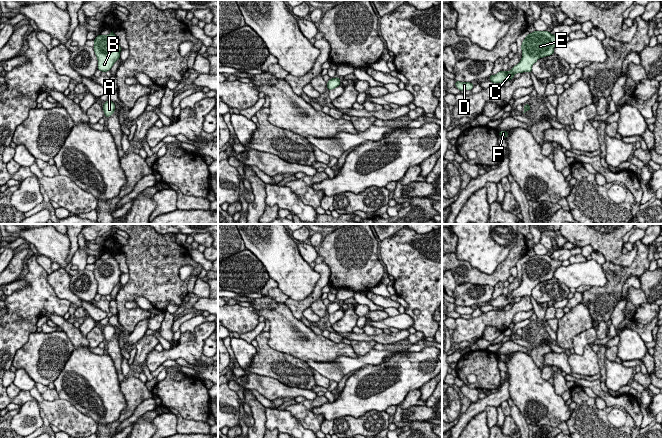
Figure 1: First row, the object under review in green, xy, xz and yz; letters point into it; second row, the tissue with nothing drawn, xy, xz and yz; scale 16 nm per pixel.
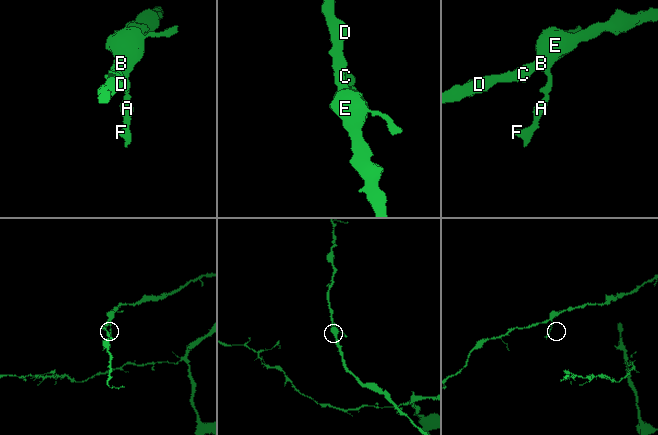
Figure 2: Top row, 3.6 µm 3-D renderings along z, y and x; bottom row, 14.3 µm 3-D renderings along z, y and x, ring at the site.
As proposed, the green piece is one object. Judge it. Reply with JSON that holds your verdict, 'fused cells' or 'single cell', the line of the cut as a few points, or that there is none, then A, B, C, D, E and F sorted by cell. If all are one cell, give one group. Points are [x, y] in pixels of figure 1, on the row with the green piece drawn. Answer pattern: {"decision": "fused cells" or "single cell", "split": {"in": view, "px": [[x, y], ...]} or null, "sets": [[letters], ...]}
{"decision": "single cell", "split": null, "sets": [["A", "B", "C", "D", "E", "F"]]}

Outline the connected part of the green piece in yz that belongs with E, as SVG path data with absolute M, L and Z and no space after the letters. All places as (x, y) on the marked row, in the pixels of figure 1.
M547 30L529 33L522 41L522 59L510 71L501 70L496 75L490 75L492 83L506 83L514 75L523 72L532 72L532 66L538 59L554 54L556 44L562 42L562 37L552 35Z

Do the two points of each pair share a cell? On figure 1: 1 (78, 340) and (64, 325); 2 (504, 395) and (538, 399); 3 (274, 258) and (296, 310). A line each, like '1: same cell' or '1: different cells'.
1: same cell
2: different cells
3: different cells

